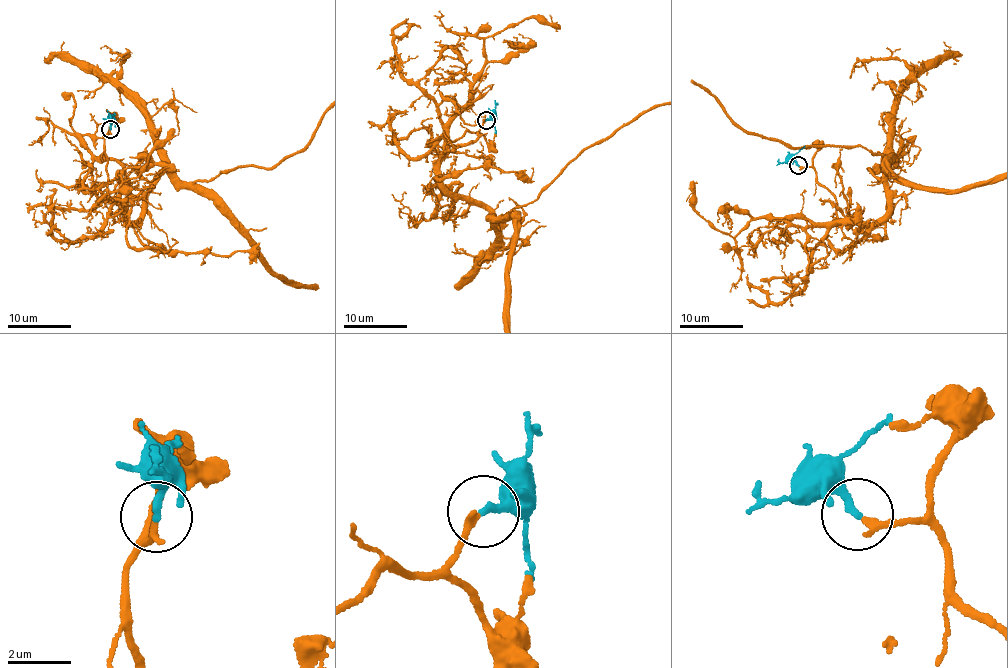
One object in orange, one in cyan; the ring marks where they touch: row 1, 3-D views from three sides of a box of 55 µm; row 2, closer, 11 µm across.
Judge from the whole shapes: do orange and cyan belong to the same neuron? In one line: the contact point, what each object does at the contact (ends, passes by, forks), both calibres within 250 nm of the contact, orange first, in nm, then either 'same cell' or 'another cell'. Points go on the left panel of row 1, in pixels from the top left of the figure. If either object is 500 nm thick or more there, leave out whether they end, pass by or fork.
place (110, 129); orange ends; cyan ends; calibres 240 and 240 nm; same cell

